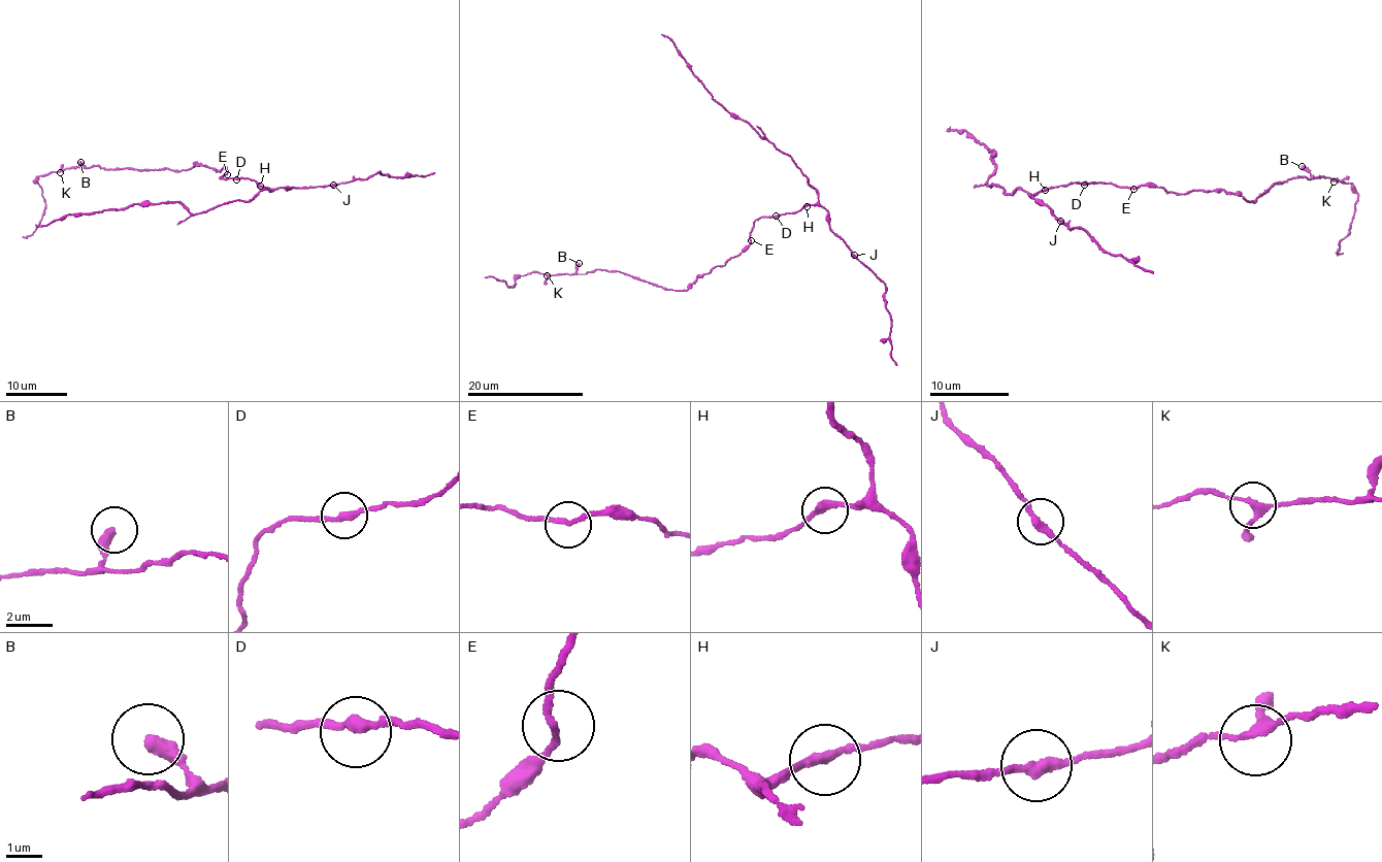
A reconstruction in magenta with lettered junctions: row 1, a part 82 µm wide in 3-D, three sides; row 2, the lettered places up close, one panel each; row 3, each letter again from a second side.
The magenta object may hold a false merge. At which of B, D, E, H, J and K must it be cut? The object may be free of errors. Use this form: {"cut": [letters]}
{"cut": ["J"]}

